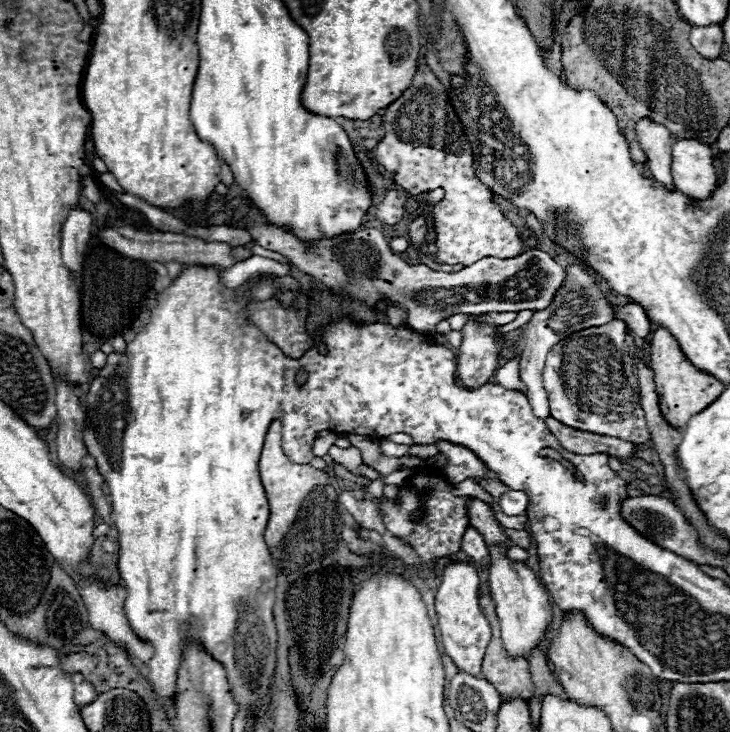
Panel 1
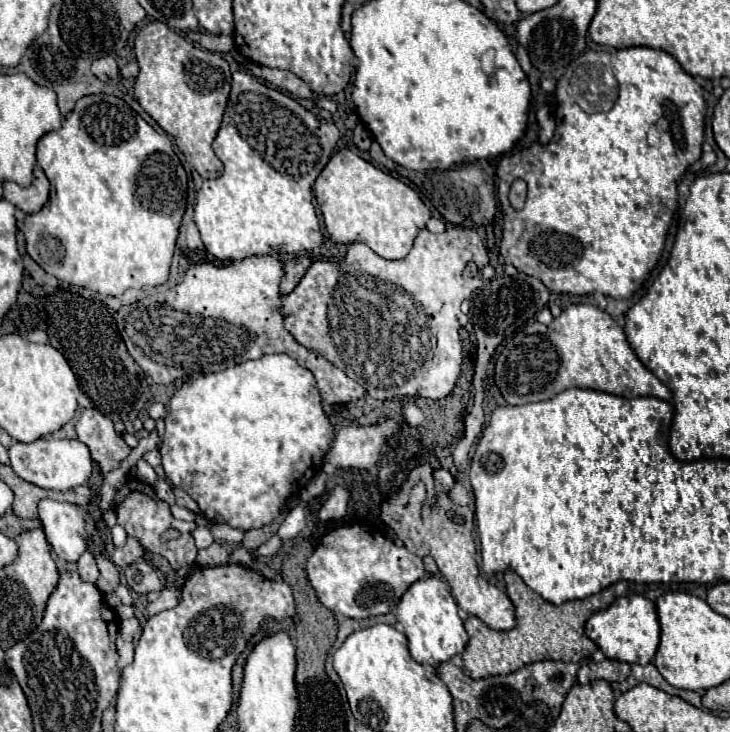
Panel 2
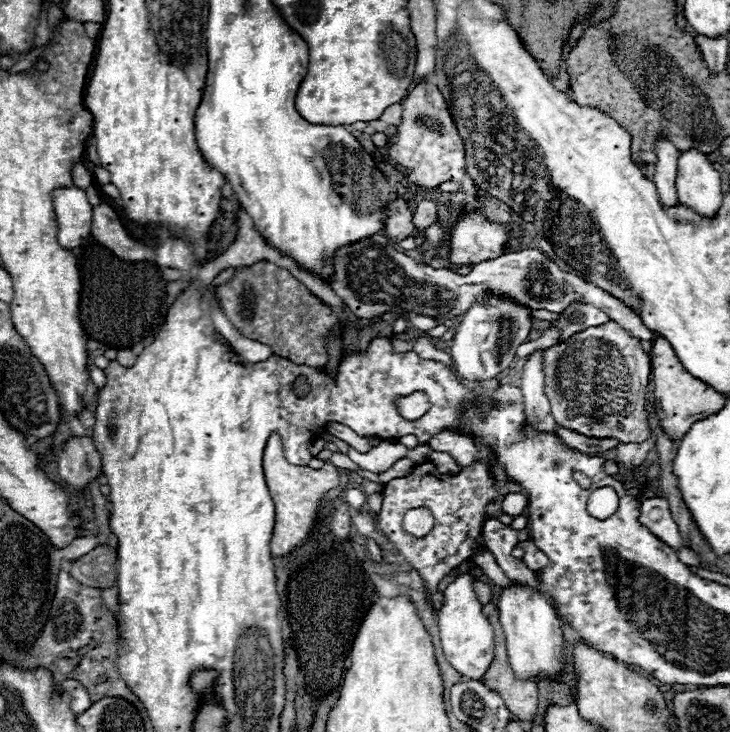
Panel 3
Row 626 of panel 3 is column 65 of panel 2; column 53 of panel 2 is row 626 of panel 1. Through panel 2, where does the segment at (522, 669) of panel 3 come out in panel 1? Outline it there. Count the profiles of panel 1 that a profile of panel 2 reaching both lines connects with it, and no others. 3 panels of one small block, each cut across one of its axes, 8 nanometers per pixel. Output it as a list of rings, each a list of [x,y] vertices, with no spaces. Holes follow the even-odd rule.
[[[488,546],[490,566],[488,566],[488,582],[490,582],[490,596],[496,604],[496,616],[500,622],[502,642],[504,648],[512,656],[528,656],[528,652],[542,642],[546,630],[552,622],[552,606],[548,602],[548,594],[536,576],[536,572],[518,560],[510,560],[506,556],[508,546]]]

